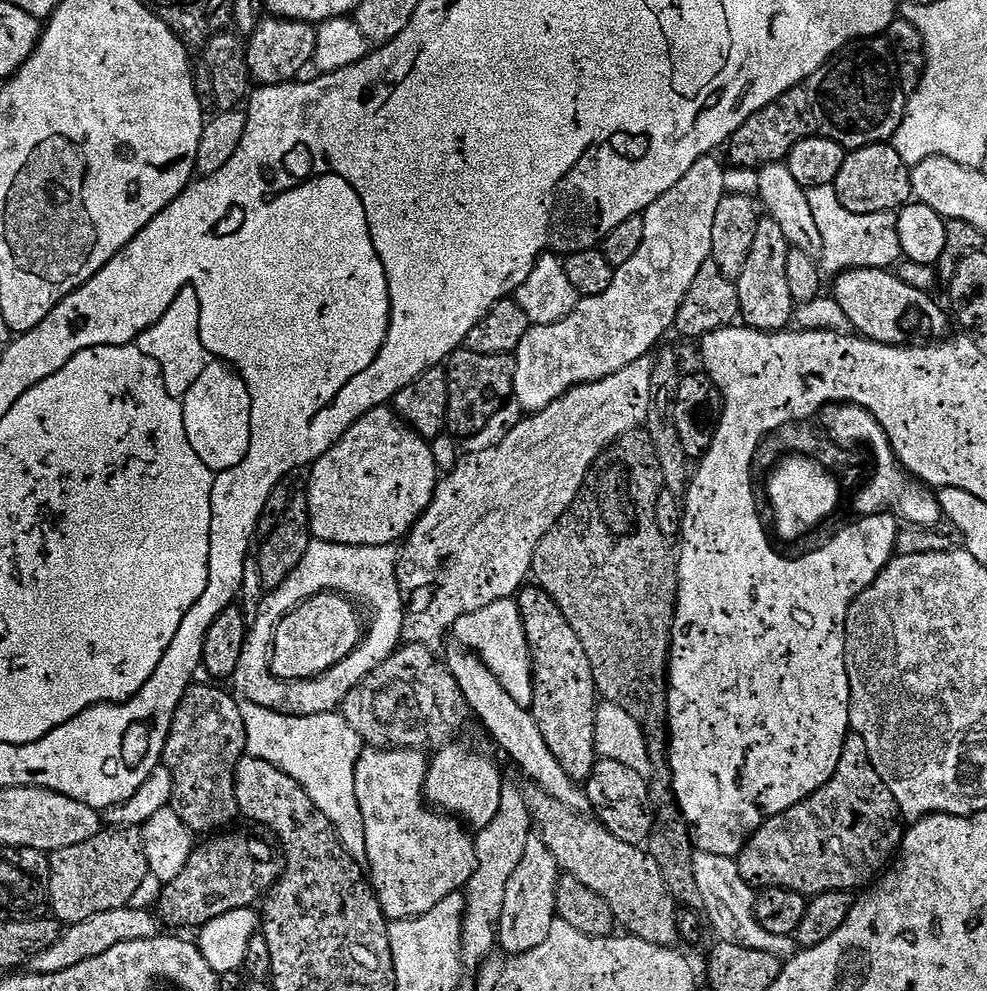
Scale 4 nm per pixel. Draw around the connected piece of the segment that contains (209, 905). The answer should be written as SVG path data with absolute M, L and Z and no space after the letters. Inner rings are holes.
M236 830L213 835L205 839L208 840L205 844L197 843L190 854L190 862L186 862L186 870L159 889L158 916L165 925L199 930L206 922L222 918L222 914L230 910L259 905L262 898L272 891L284 872L283 855L260 836L232 831Z

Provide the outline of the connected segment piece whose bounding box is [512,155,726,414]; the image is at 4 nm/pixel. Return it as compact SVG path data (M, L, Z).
M710 155L694 162L694 166L686 170L682 182L666 190L662 198L658 198L644 211L642 215L646 234L642 238L642 246L638 246L638 254L634 254L630 262L616 269L610 290L597 296L583 297L576 309L558 322L529 327L526 338L522 338L514 353L516 373L512 387L514 399L521 404L525 413L540 412L556 400L561 400L571 388L577 388L580 384L592 384L595 380L601 380L630 366L630 362L645 359L661 343L659 340L668 331L673 331L682 298L686 298L686 290L690 290L698 270L702 270L712 254L714 214L726 195L723 188L726 168L716 159L715 155Z

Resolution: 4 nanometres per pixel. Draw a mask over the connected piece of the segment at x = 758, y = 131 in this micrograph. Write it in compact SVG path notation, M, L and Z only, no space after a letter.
M865 38L853 40L846 45L843 52L831 56L819 70L810 74L798 86L786 90L770 106L758 110L732 136L726 145L726 153L737 168L759 170L768 164L779 164L787 161L790 150L811 136L825 136L838 142L845 150L865 148L871 144L887 144L892 135L902 126L904 107L908 104L908 96L896 79L896 65L892 62L892 52L888 49L888 41L884 38Z

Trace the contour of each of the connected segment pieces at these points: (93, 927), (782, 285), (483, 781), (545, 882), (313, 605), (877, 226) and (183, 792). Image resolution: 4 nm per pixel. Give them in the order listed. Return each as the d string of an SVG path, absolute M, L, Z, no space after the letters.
M129 906L118 910L105 910L102 914L93 914L91 918L86 918L86 922L67 925L60 933L60 940L54 942L54 946L50 946L50 950L42 950L42 954L33 958L30 962L31 971L40 974L56 974L77 966L80 962L89 961L90 958L104 954L106 950L113 949L114 946L121 945L124 942L154 939L161 935L161 921L153 913L152 917L146 909L136 907Z
M761 218L758 231L754 233L754 246L750 246L750 258L746 258L746 267L736 281L739 319L747 327L759 332L783 332L793 323L794 301L790 294L790 282L786 278L789 247L786 234L782 234L782 226L773 220Z
M449 742L437 752L440 753L436 757L431 757L428 777L424 783L427 803L453 818L459 818L473 829L490 826L494 814L498 814L502 790L506 783L505 777L500 777L499 766L490 757L475 752L468 744Z
M534 834L530 842L526 842L526 854L522 854L522 862L518 862L518 870L514 870L506 886L506 902L502 902L498 944L501 949L505 948L508 956L526 954L550 938L550 926L558 918L556 888L561 875L554 854L550 854L546 842Z
M320 593L288 613L273 632L271 672L280 680L315 679L351 655L362 639L362 624L360 628L360 616L355 607L357 605L342 594Z
M830 184L807 189L807 198L810 210L813 211L814 222L821 231L823 250L820 255L820 265L825 275L837 276L852 268L889 269L903 257L895 213L853 214L842 206L835 185Z
M199 682L193 683L189 687L188 691L184 693L182 702L177 706L176 713L172 719L172 725L170 726L170 734L166 738L166 746L164 747L164 754L162 757L162 763L168 767L172 777L174 778L174 790L172 791L172 803L171 807L175 808L176 813L182 822L186 822L186 826L192 833L200 834L200 832L208 832L204 834L216 834L221 830L227 829L229 826L235 825L232 824L235 820L238 820L240 816L240 807L238 806L238 794L236 793L236 767L238 762L243 758L247 753L247 734L246 734L246 724L242 720L242 714L240 713L240 703L241 701L237 699L231 691L223 692L220 687L215 683L212 684L199 684Z

